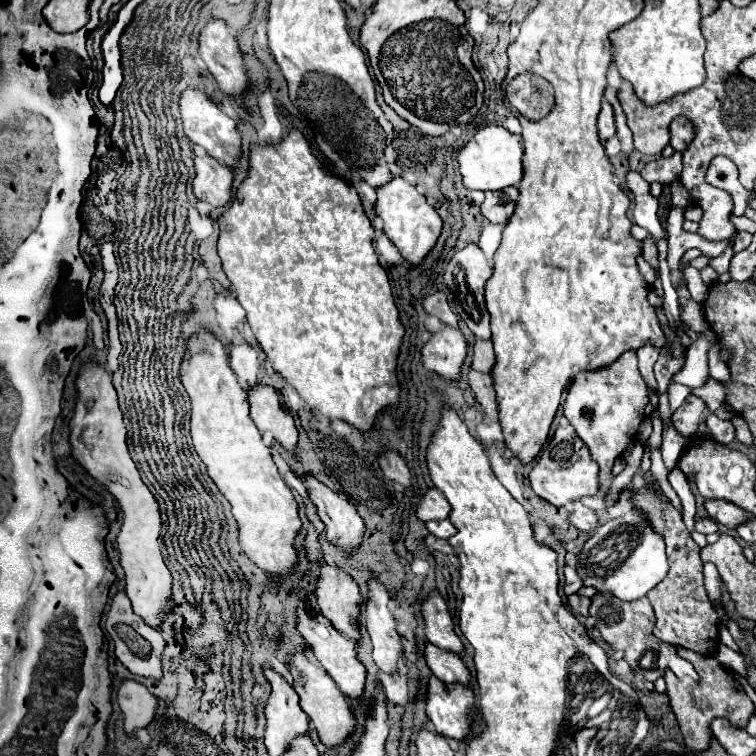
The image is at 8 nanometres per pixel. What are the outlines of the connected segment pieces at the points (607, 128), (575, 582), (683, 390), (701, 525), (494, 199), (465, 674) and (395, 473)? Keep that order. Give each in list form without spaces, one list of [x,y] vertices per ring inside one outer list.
[[[608,100],[602,102],[602,110],[598,114],[598,134],[600,134],[600,140],[606,142],[610,140],[614,134],[616,134],[616,126],[614,126],[614,112],[612,112],[612,106]]]
[[[566,566],[564,568],[564,576],[566,576],[566,582],[564,582],[564,594],[570,596],[572,592],[580,590],[584,584],[582,584],[582,578],[576,574],[576,570],[572,566]]]
[[[672,382],[668,386],[668,394],[670,394],[670,406],[672,406],[672,410],[676,410],[686,400],[686,394],[692,394],[692,390],[688,386],[684,386],[684,384]]]
[[[700,518],[694,522],[694,528],[702,534],[714,534],[718,532],[718,524],[712,520],[712,518]]]
[[[498,190],[498,192],[486,192],[486,200],[482,204],[482,214],[494,222],[494,224],[506,224],[512,216],[512,210],[516,208],[516,196],[518,190]]]
[[[434,644],[426,646],[424,656],[426,656],[426,662],[428,662],[430,670],[434,672],[434,676],[438,680],[442,680],[444,684],[462,684],[466,688],[472,686],[470,684],[470,672],[460,658],[452,656],[450,652],[442,652]]]
[[[386,452],[384,456],[380,456],[380,468],[382,468],[382,472],[384,472],[384,476],[388,480],[398,482],[404,488],[410,488],[412,486],[410,470],[408,470],[406,462],[396,452]]]

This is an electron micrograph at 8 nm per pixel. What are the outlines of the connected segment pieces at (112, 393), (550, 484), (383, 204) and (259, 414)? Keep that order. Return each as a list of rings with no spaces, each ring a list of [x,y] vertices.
[[[86,364],[76,380],[78,402],[74,418],[70,420],[70,444],[72,456],[88,470],[92,478],[102,482],[108,492],[118,500],[124,512],[124,524],[116,538],[120,550],[120,564],[126,572],[126,594],[132,602],[134,612],[150,626],[160,630],[164,614],[174,606],[172,594],[172,574],[162,558],[158,538],[162,530],[160,506],[148,486],[142,482],[140,472],[130,458],[126,444],[126,426],[122,412],[118,408],[116,390],[112,386],[112,376],[98,364]]]
[[[570,422],[558,424],[554,436],[544,444],[540,456],[534,460],[530,470],[530,484],[538,496],[548,500],[554,506],[566,506],[574,500],[580,500],[584,496],[598,494],[598,464],[592,460],[588,446],[578,438]]]
[[[392,178],[386,186],[378,190],[378,202],[376,202],[376,214],[384,222],[384,232],[392,240],[392,244],[398,248],[402,258],[412,266],[418,268],[422,260],[428,256],[428,252],[436,246],[438,236],[442,234],[442,218],[438,212],[428,204],[428,200],[416,192],[414,186],[410,186],[404,178]]]
[[[254,386],[248,390],[250,416],[260,432],[272,432],[276,442],[284,446],[290,456],[298,458],[298,430],[294,426],[292,412],[288,410],[282,394],[272,386]]]

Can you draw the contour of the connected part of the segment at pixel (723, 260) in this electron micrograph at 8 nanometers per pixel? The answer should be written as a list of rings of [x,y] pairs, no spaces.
[[[732,236],[730,238],[730,246],[724,250],[724,254],[722,256],[718,256],[718,258],[712,258],[710,260],[710,266],[718,272],[718,274],[724,274],[726,270],[728,270],[728,264],[730,264],[730,260],[732,260],[732,256],[734,256],[734,250],[732,250],[732,240],[734,240],[736,236]]]

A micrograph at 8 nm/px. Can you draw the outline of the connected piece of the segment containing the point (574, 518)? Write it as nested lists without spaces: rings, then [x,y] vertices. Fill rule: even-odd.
[[[574,502],[574,510],[570,514],[570,522],[580,530],[580,532],[594,532],[598,528],[598,518],[596,512],[586,508],[582,502]]]

